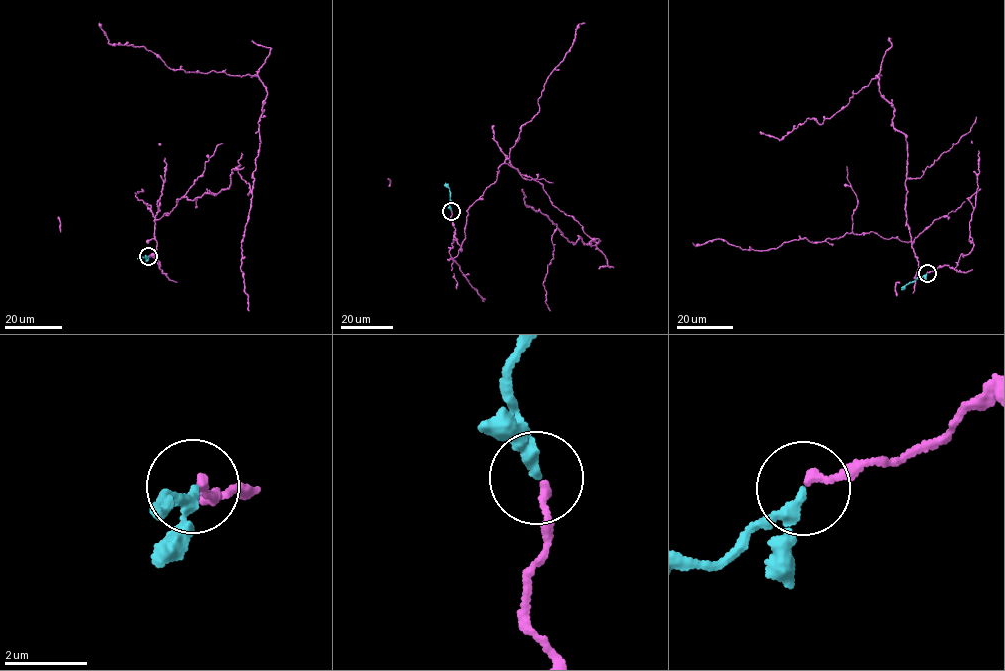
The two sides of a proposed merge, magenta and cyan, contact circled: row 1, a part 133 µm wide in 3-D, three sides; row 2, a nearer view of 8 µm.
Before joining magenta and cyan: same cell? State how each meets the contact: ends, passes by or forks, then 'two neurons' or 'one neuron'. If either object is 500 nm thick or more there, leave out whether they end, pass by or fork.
magenta ends; cyan passes by; one neuron

